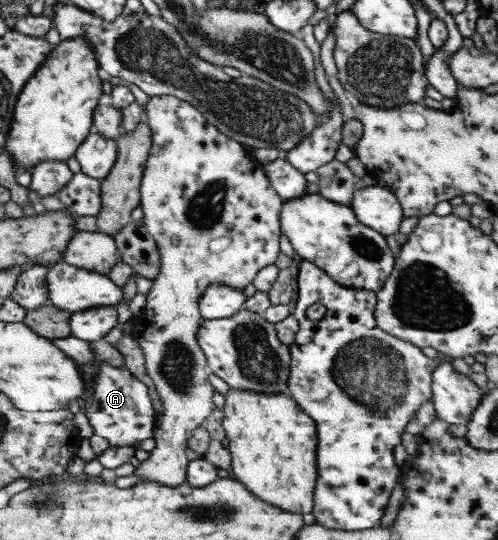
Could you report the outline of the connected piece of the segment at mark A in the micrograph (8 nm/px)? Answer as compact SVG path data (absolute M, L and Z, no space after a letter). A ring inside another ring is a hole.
M103 362L87 390L90 391L90 397L86 400L85 414L94 434L110 441L113 447L134 448L139 441L155 435L154 428L156 429L158 419L152 397L148 393L148 387L136 379L128 367L112 367L110 363Z

